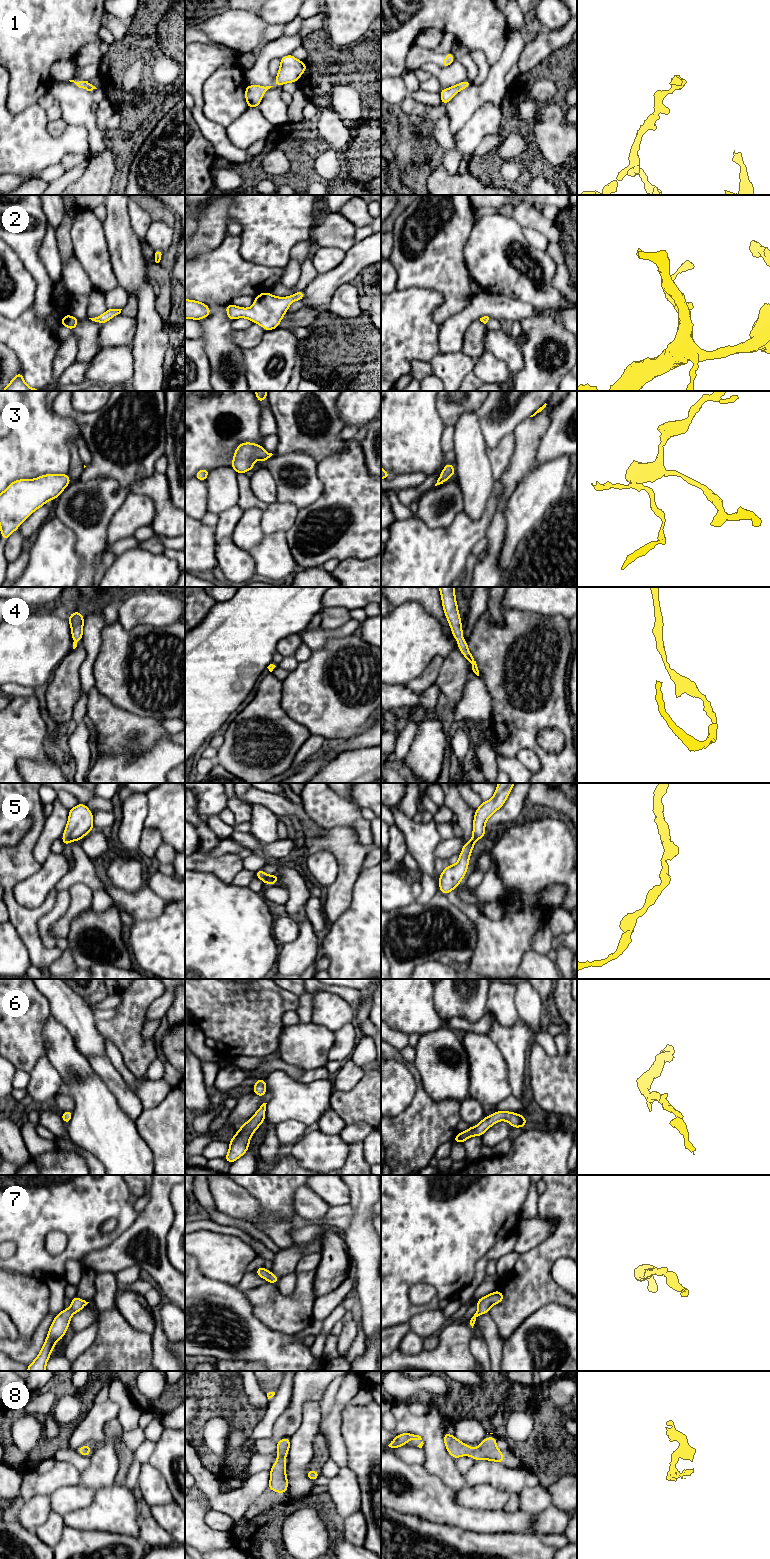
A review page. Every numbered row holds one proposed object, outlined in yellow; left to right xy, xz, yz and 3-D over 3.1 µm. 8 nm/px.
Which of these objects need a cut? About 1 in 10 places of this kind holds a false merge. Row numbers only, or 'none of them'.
none of them

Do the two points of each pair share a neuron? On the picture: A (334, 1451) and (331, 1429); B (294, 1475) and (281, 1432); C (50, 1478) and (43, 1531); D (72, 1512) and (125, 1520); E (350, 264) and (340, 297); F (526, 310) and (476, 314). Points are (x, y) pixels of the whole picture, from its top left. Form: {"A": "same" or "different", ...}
{"A": "same", "B": "different", "C": "different", "D": "same", "E": "different", "F": "same"}

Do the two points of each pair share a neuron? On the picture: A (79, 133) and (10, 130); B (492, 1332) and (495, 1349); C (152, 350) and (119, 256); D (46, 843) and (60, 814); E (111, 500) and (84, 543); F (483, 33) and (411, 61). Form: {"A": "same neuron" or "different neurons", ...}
{"A": "same neuron", "B": "same neuron", "C": "same neuron", "D": "same neuron", "E": "same neuron", "F": "different neurons"}

